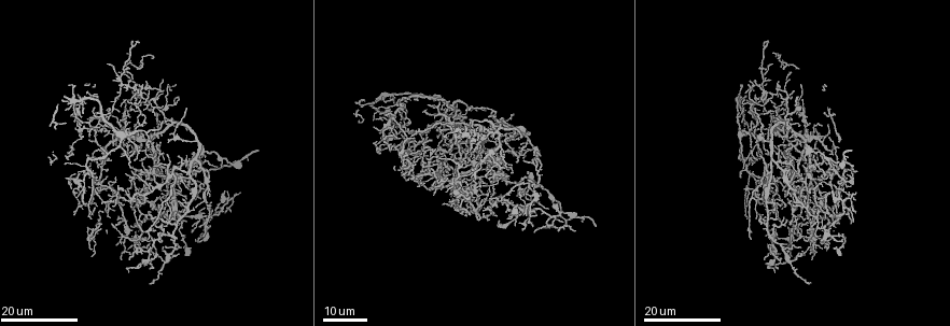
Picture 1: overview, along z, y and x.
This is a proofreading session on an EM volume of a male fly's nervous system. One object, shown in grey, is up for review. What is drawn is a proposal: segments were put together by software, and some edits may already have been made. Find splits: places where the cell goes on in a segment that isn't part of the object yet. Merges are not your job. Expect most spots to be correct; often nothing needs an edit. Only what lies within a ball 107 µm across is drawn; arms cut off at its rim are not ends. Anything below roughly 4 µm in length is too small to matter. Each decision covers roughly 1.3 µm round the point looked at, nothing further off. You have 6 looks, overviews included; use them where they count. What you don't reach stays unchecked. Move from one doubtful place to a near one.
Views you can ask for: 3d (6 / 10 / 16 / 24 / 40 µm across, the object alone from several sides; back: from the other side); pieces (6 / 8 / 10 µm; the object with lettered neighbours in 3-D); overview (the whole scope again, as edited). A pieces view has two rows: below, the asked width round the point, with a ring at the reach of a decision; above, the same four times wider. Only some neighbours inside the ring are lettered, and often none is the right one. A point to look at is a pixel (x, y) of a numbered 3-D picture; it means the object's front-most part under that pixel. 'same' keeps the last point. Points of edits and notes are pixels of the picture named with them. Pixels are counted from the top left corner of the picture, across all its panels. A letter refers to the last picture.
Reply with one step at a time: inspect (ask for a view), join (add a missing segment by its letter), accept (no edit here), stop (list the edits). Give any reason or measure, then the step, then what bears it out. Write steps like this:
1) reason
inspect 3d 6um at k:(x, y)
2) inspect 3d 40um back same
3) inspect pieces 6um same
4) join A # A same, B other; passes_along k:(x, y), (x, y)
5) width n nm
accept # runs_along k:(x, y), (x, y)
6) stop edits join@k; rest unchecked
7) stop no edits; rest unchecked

inspect 3d 16um at 1:(439, 103)

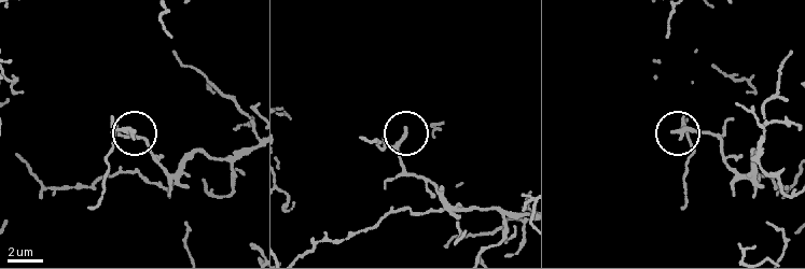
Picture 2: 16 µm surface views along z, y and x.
inspect pieces 8um at 2:(673, 132)

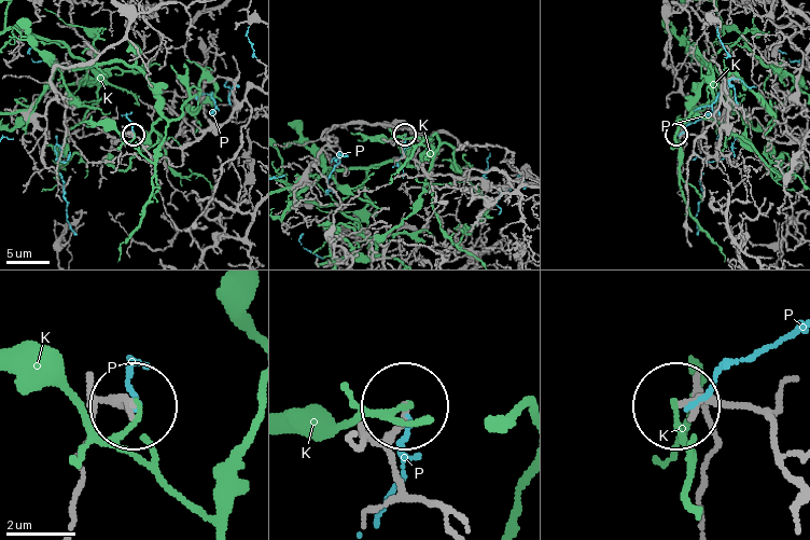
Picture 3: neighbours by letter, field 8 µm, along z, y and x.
width 230 nm
accept # K other, P other; runs_along 3:(791, 474), (756, 407), (704, 396), (681, 404); no lettered segment goes on from it

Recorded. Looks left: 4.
free end
inspect 3d 24um at 1:(526, 176)

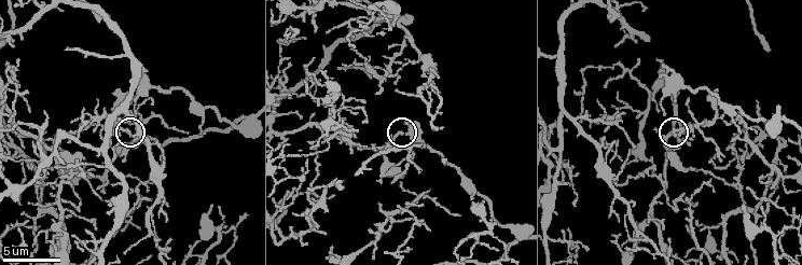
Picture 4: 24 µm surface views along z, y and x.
inspect pieces 6um at 4:(402, 133)

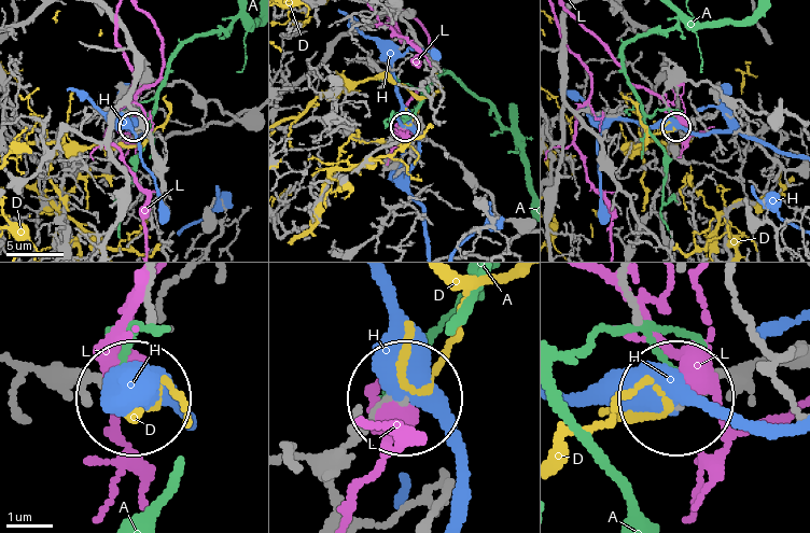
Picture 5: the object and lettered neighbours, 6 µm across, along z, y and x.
width 180 nm
accept # A other, D other, H other, L other; none of them fits

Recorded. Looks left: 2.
branch stops here
inspect pieces 10um at 4:(125, 161)

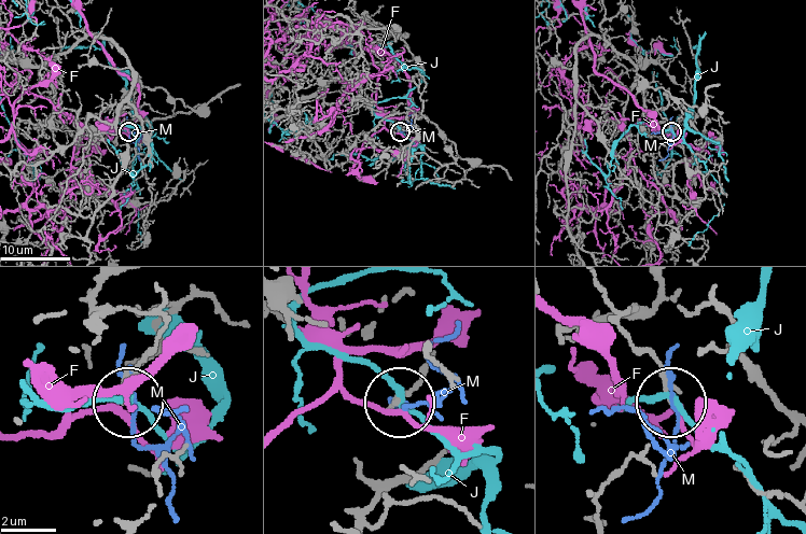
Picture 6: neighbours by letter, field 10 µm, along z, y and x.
accept # F other, J other, M other; none of them fits

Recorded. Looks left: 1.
stop no edits; rest unchecked

